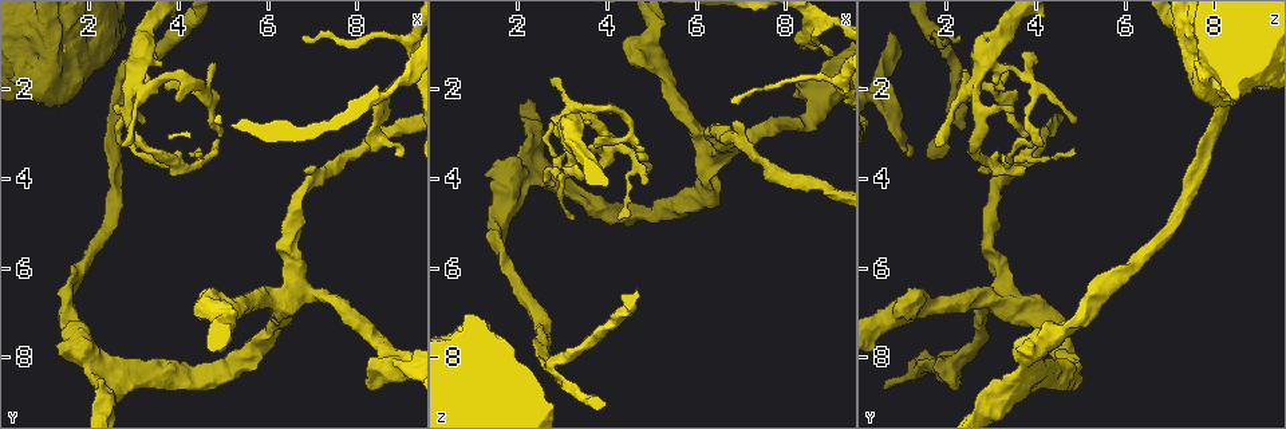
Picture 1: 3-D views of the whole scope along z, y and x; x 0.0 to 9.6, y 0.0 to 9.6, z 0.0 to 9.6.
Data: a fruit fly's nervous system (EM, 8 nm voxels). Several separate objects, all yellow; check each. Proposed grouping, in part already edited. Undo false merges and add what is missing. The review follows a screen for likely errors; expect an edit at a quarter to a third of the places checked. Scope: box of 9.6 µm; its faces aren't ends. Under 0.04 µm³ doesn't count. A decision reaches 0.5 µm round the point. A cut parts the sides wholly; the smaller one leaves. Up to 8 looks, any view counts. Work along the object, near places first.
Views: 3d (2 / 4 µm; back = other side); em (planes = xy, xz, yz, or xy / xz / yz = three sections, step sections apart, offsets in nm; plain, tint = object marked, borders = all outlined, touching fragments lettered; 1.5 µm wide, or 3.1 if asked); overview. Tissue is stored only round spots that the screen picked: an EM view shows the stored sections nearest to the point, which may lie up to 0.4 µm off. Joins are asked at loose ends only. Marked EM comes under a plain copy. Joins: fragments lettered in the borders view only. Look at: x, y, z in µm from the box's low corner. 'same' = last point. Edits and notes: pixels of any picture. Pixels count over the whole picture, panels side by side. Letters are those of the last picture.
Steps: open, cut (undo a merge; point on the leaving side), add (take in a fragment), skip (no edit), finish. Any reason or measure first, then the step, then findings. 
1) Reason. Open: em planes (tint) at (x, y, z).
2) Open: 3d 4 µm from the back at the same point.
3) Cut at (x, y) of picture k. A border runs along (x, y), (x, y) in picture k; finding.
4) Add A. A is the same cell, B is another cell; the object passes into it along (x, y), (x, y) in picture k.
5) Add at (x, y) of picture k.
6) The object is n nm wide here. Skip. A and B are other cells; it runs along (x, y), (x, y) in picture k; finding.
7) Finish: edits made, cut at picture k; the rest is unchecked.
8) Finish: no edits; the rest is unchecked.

Tapers out. Open: 3d 4 µm at (9.00, 3.55, 1.15).

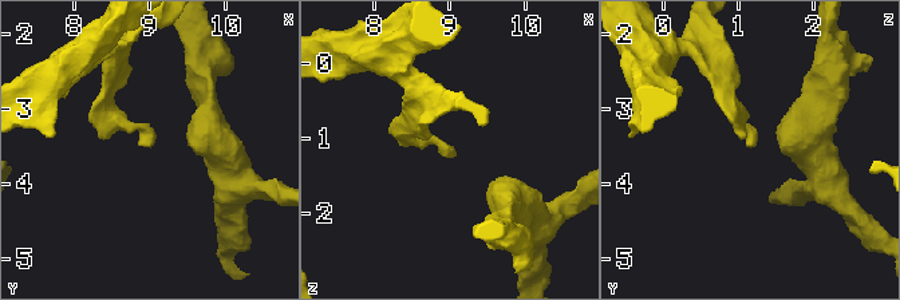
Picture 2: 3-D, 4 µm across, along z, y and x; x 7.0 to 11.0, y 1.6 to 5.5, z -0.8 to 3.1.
Shape alone is not enough. Open: em planes (borders) at (9.00, 3.55, 1.10).

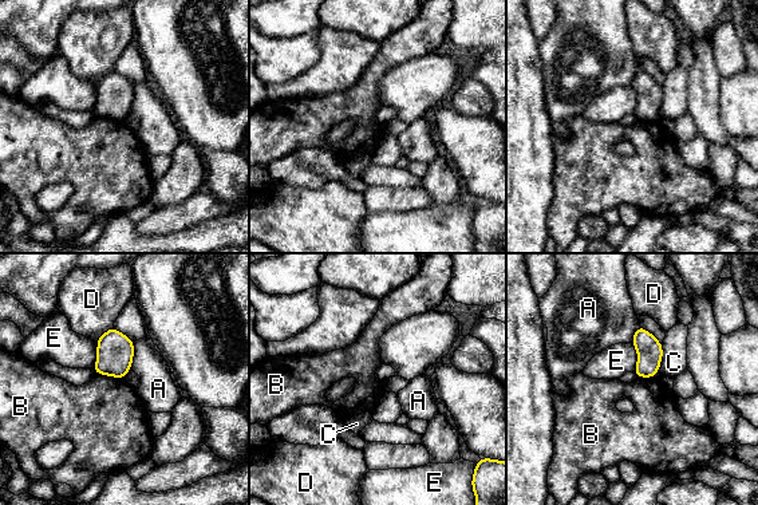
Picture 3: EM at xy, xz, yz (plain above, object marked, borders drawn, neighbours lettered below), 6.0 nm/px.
Skip. A, B, C, D and E are other cells; no lettered fragment goes on from it.

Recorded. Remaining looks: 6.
Tapers out. Open: em yz step 4 (tint) at (6.80, 0.90, 2.30).

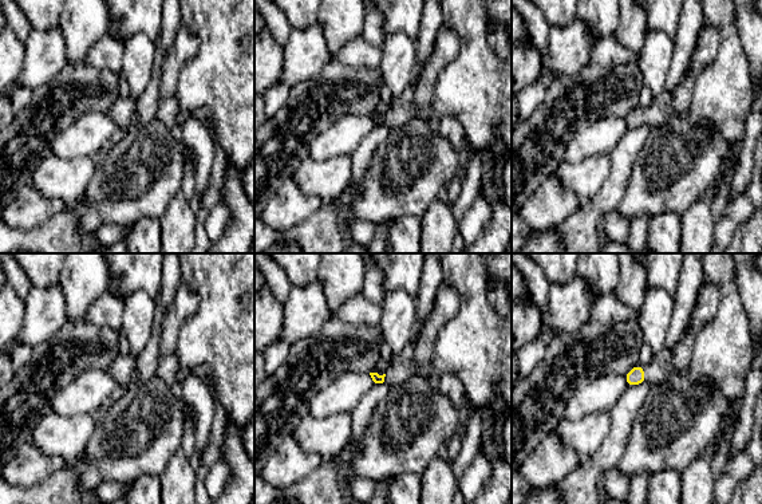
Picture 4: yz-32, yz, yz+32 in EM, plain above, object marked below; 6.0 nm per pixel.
Cut it another way. Open: em xz step 4 (borders) at the same point.

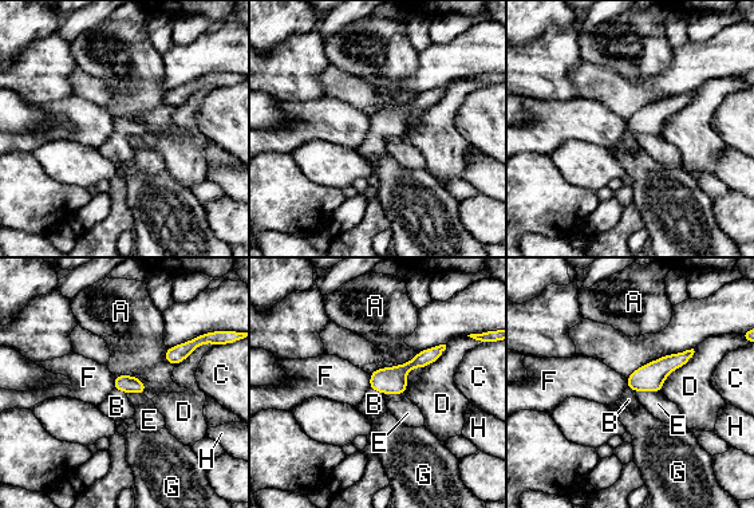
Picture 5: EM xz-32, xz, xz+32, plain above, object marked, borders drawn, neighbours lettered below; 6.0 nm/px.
Add B. B is the same cell, A, C, D, E, F, G and H are other cells; the object passes into it along (389, 379), (376, 390), (374, 404) in picture 5; the cell continues.

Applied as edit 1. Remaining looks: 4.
An open end. Open: 3d 4 µm at (3.65, 1.45, 2.70).

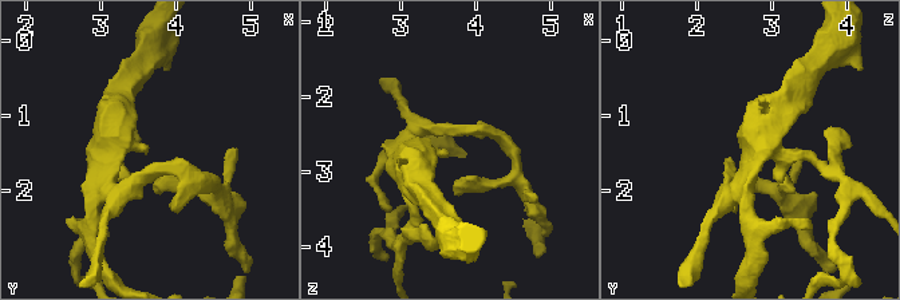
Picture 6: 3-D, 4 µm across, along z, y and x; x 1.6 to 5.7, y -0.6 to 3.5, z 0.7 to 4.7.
Open: em xz step 8 (tint) at (3.65, 1.45, 2.70).

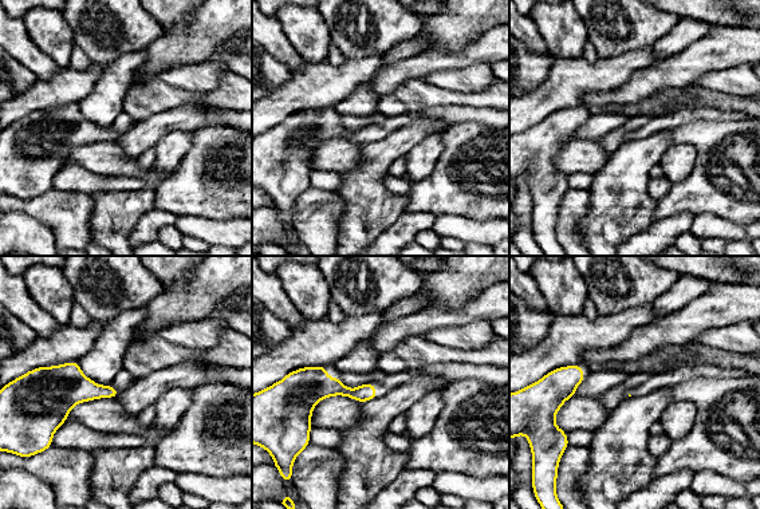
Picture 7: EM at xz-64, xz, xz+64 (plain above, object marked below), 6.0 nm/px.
Open: em planes (borders) at the same point.

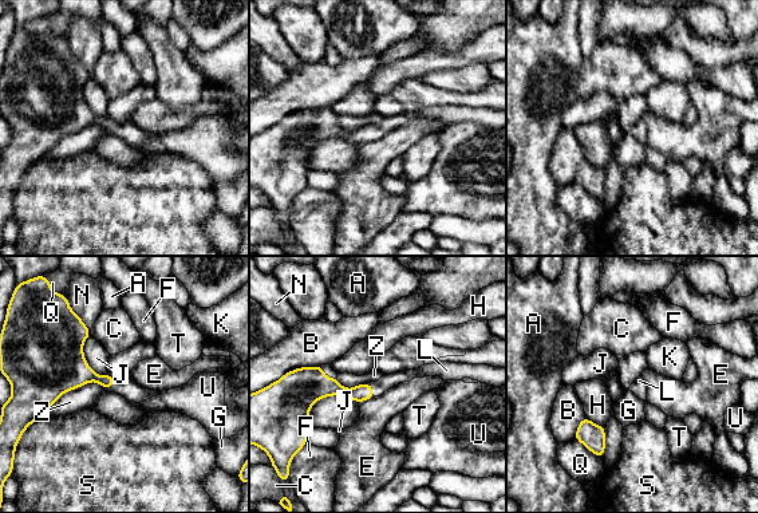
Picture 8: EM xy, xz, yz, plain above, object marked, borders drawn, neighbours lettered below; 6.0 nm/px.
Add L. L is the same cell, A, B, C, E, F, G, H, J, K, N, Q, S, T, U and Z are other cells; the object passes into it along (72, 371), (110, 387), (133, 391) in picture 8; it goes on there.

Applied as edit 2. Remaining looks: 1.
Finish: edits made, add at picture 5, add at picture 8; the rest is unchecked.

